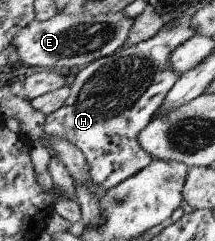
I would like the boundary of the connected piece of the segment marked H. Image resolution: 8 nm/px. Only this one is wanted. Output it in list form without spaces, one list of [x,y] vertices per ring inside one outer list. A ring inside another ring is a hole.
[[[190,20],[174,21],[172,25],[162,25],[162,29],[154,37],[150,37],[138,45],[132,45],[132,47],[123,45],[114,54],[86,64],[73,79],[69,80],[69,95],[62,106],[46,116],[43,134],[66,139],[66,143],[72,143],[76,149],[80,150],[83,153],[92,183],[104,187],[104,190],[116,187],[124,179],[141,171],[154,159],[150,158],[150,155],[138,145],[138,131],[142,131],[142,127],[146,127],[146,123],[149,123],[154,111],[160,107],[164,95],[174,85],[174,81],[179,79],[168,63],[170,53],[180,43],[193,36],[194,31],[190,29]]]

